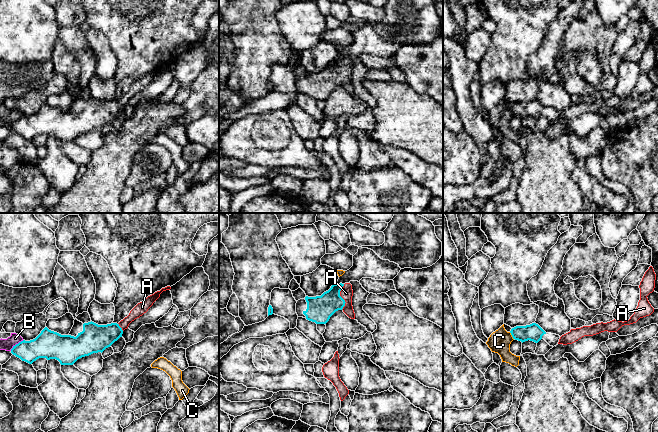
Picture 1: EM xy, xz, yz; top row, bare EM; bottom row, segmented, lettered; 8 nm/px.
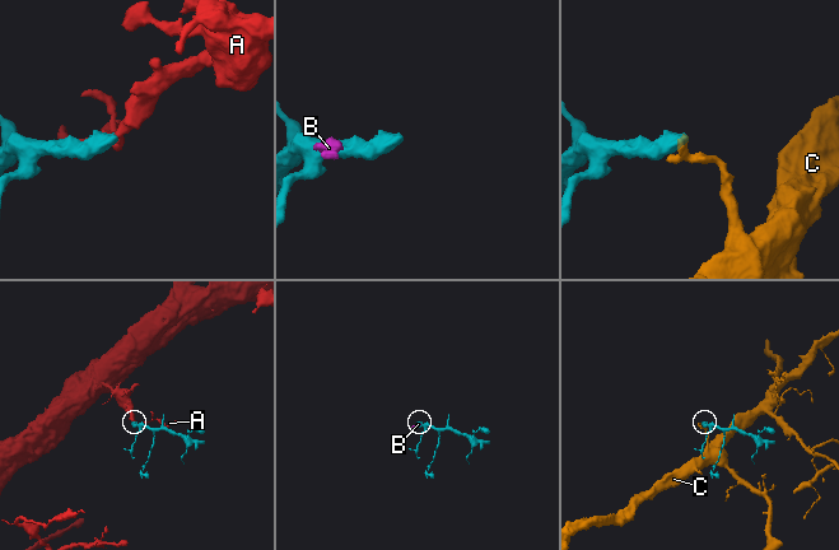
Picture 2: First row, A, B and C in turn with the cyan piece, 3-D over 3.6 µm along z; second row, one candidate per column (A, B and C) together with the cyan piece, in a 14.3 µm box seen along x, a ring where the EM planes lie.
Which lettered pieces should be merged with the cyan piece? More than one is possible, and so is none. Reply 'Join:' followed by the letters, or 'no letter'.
Join: A

